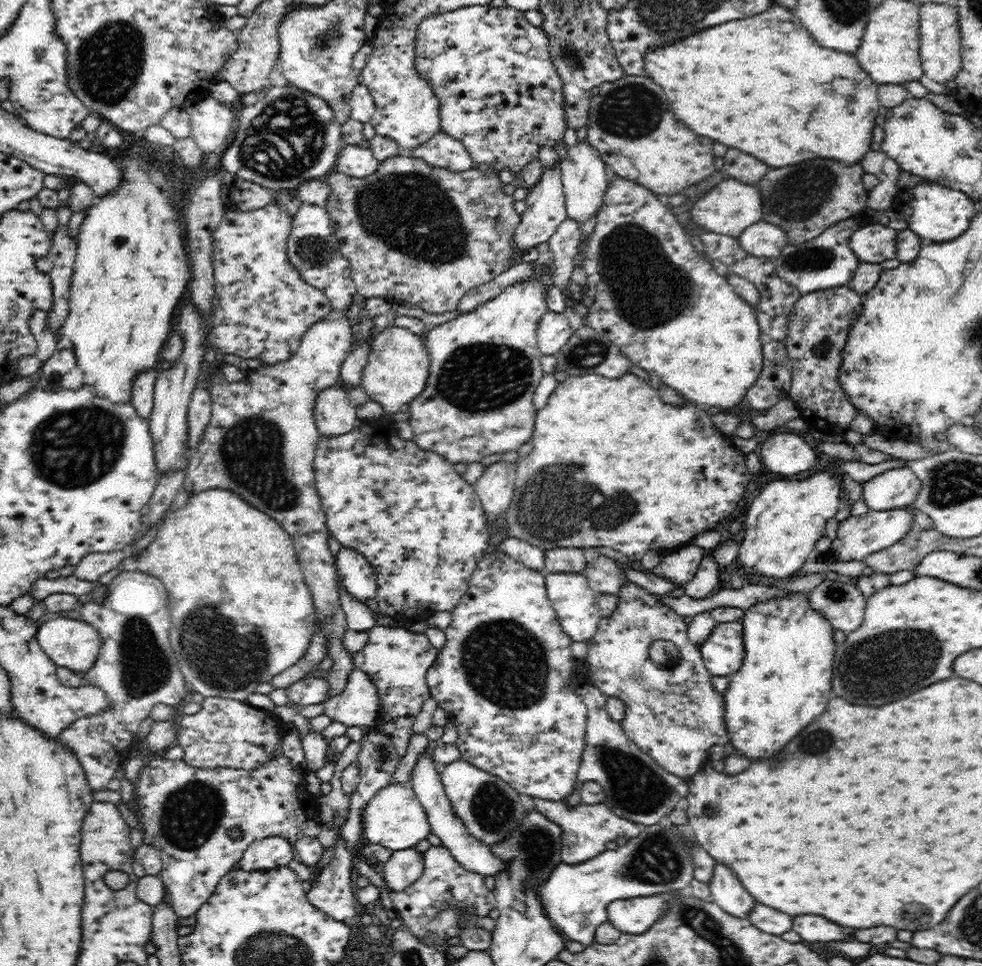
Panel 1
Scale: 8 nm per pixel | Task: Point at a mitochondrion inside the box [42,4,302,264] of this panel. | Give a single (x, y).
(108, 64)

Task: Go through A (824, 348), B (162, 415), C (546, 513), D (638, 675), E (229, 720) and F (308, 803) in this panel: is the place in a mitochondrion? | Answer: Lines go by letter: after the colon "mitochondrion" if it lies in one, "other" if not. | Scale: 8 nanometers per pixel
A: mitochondrion
B: other
C: mitochondrion
D: mitochondrion
E: other
F: other

